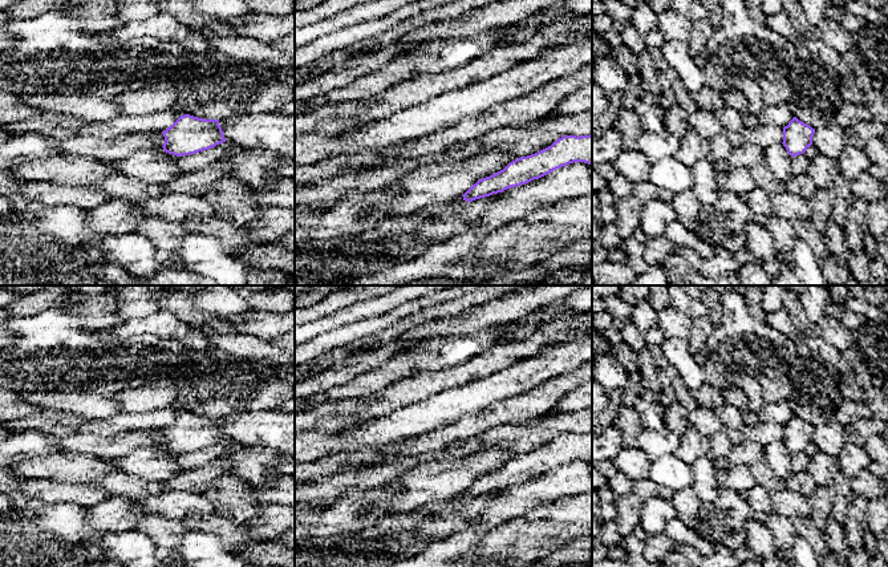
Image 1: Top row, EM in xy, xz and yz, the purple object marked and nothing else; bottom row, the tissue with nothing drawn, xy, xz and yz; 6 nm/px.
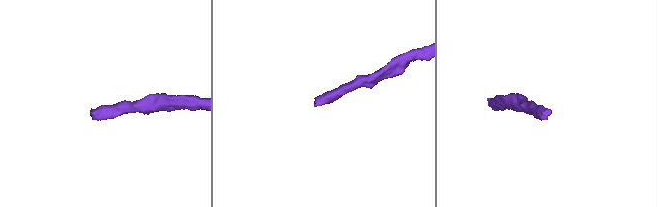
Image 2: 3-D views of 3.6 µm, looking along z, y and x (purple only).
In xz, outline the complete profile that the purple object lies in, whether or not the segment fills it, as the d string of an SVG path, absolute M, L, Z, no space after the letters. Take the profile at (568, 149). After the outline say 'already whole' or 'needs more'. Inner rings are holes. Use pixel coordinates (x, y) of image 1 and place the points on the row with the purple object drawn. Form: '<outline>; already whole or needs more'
M592 134L563 135L551 146L510 162L503 170L479 179L462 197L473 202L539 179L573 162L592 165Z; already whole

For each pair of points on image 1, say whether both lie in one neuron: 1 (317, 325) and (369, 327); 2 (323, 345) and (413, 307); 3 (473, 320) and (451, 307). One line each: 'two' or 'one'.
1: two
2: one
3: two

